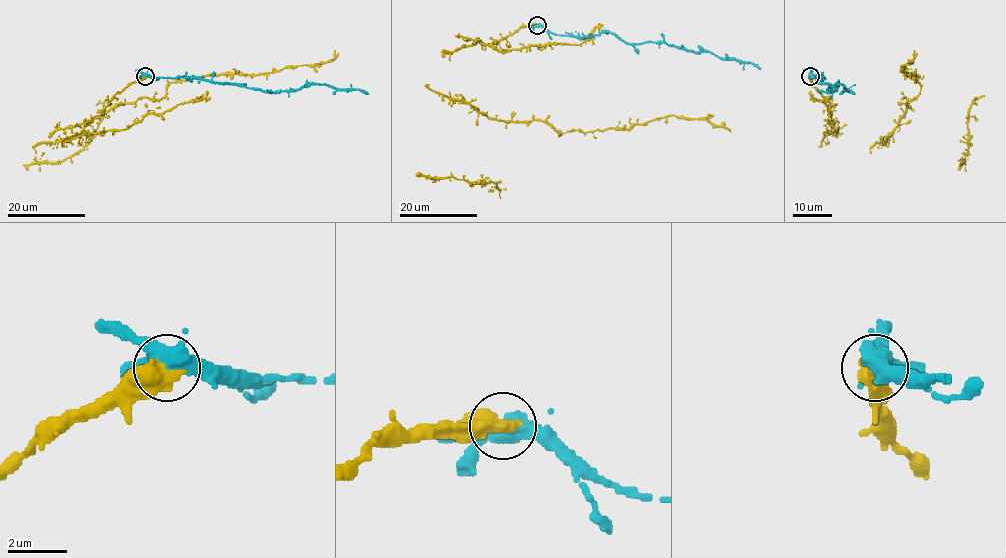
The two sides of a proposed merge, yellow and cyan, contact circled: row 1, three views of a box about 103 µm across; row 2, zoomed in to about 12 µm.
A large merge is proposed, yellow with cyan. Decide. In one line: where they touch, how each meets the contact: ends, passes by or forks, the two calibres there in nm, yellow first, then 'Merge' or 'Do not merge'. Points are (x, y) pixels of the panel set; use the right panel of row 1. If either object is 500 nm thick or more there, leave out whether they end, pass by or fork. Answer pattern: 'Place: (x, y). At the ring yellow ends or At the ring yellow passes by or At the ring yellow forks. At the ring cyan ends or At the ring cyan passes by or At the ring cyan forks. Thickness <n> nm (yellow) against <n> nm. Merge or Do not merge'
Place: (810, 76). Thickness 650 nm (yellow) against 440 nm. Do not merge

